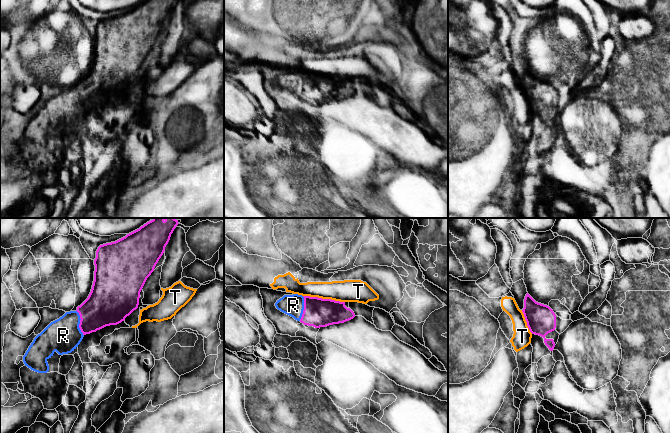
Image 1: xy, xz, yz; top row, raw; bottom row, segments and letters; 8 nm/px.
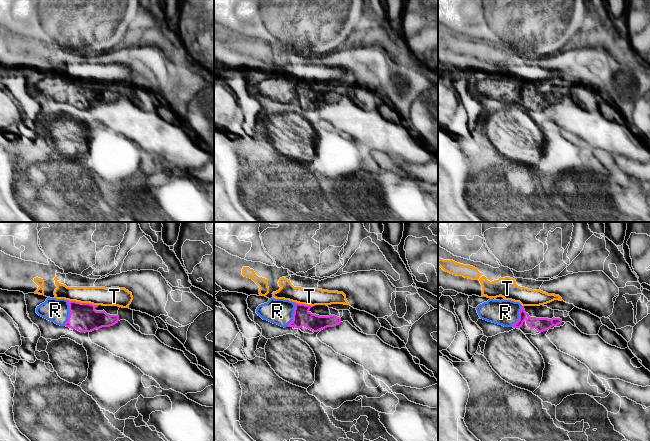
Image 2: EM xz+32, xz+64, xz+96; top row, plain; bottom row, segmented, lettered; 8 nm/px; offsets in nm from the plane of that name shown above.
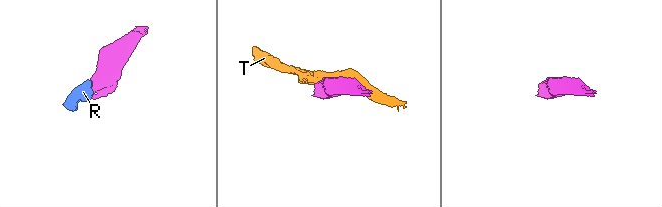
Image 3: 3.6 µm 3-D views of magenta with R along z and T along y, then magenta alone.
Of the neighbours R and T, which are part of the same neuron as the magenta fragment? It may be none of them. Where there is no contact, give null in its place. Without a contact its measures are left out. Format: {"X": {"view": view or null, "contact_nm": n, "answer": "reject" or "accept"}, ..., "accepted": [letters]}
{"R": {"view": "xy", "contact_nm": 220, "answer": "accept"}, "T": {"view": "xz", "contact_nm": 340, "answer": "reject"}, "accepted": ["R"]}

